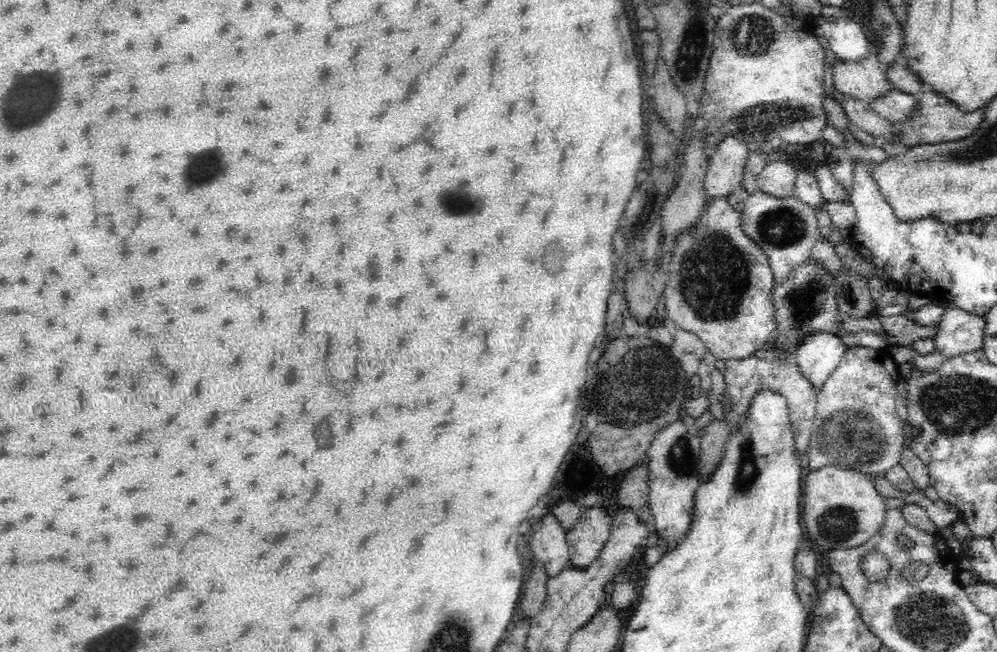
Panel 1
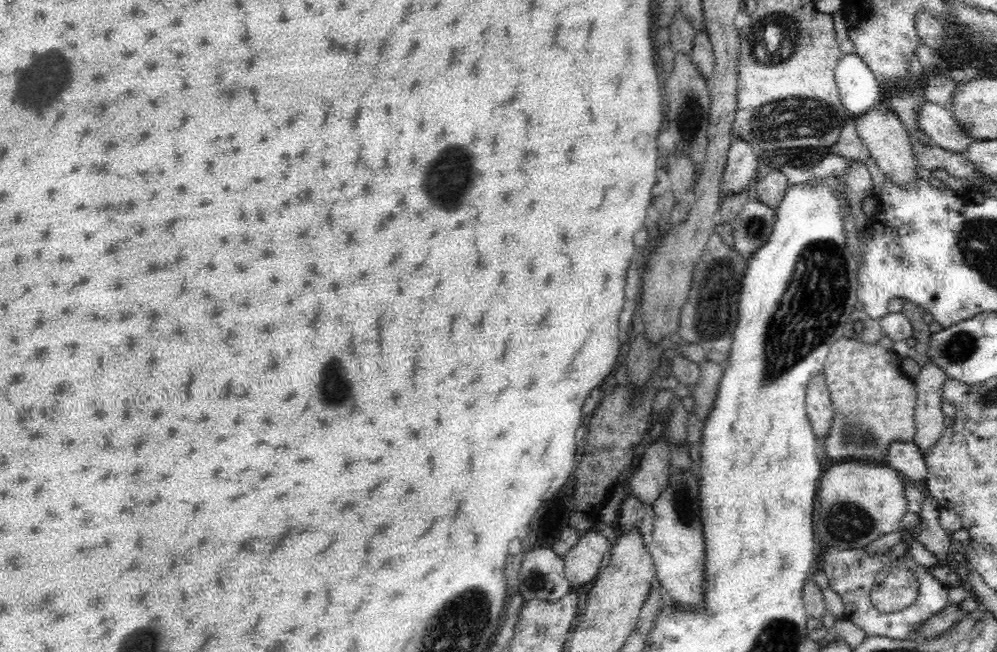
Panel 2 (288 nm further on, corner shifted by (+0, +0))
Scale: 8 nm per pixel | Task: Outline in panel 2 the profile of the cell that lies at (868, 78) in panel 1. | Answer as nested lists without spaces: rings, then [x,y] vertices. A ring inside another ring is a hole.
[[[876,102],[866,114],[850,116],[850,120],[856,122],[858,136],[862,138],[862,142],[868,148],[874,162],[880,166],[880,170],[884,174],[888,174],[892,178],[894,184],[906,186],[908,182],[918,178],[916,168],[920,168],[920,164],[918,164],[916,156],[914,156],[914,142],[910,138],[910,132],[904,126],[904,122],[898,118],[898,114],[894,114],[890,110],[890,106],[886,102]]]

